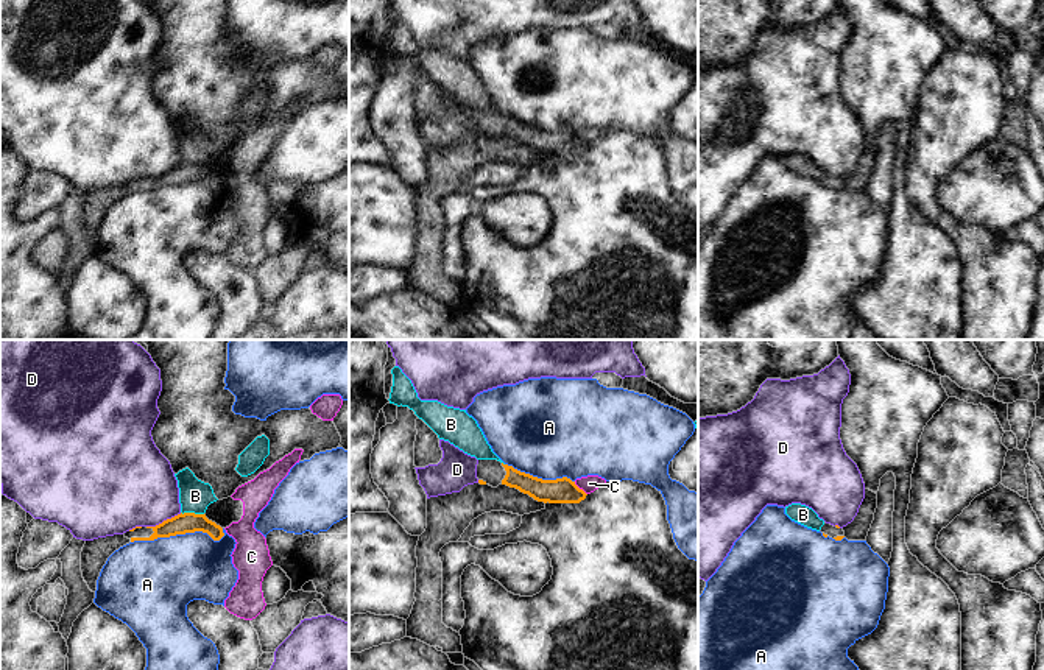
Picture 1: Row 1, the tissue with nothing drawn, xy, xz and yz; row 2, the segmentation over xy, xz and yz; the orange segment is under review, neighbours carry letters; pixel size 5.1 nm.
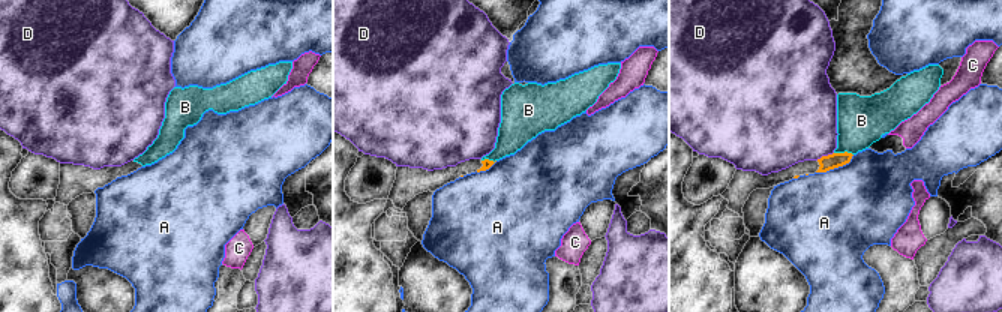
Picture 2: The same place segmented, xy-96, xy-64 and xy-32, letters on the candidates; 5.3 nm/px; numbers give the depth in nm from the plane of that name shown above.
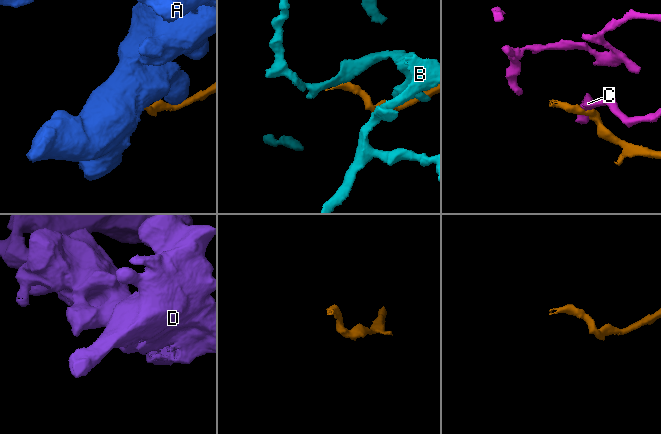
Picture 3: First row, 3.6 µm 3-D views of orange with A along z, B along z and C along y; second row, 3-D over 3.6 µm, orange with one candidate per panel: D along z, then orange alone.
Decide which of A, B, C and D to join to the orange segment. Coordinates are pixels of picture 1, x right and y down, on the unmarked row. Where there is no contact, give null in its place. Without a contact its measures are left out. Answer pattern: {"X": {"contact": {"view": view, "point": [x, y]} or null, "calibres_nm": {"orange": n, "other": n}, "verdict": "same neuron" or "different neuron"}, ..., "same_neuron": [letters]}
{"A": {"contact": {"view": "xy", "point": [178, 184]}, "calibres_nm": {"orange": 110, "other": 400}, "verdict": "different neuron"}, "B": {"contact": {"view": "xy", "point": [192, 164]}, "calibres_nm": {"orange": 110, "other": 170}, "verdict": "different neuron"}, "C": {"contact": {"view": "xz", "point": [578, 139]}, "calibres_nm": {"orange": 130, "other": 90}, "verdict": "different neuron"}, "D": {"contact": {"view": "xy", "point": [164, 172]}, "calibres_nm": {"orange": 110, "other": 440}, "verdict": "different neuron"}, "same_neuron": []}

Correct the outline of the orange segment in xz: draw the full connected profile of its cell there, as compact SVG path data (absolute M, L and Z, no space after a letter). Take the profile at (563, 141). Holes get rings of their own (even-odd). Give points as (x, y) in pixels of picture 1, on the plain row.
M478 111L477 129L480 136L489 136L492 139L499 136L516 139L544 154L580 154L587 146L567 128L542 131L497 111Z

